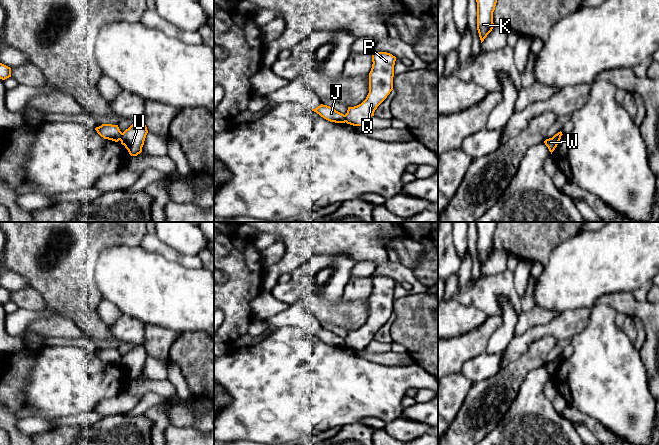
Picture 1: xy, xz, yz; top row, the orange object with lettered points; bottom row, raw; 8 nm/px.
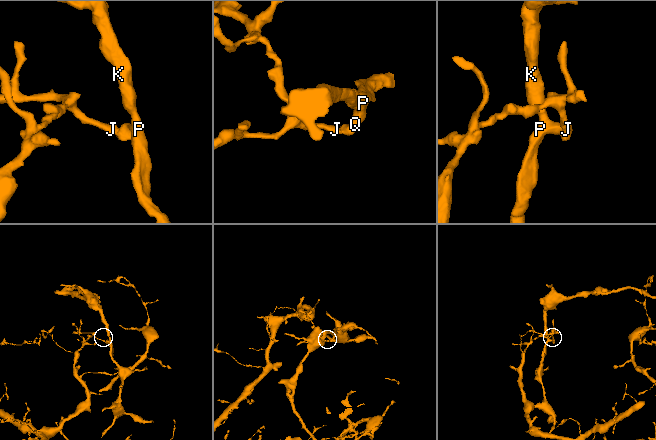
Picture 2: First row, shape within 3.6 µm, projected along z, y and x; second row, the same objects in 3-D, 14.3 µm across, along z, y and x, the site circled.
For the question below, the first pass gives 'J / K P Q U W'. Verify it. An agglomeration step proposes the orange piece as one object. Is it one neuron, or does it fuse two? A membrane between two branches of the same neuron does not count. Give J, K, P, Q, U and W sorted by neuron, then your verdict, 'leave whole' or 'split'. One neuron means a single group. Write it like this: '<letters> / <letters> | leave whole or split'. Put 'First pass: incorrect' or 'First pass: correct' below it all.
J / K P Q U W | split
First pass: correct

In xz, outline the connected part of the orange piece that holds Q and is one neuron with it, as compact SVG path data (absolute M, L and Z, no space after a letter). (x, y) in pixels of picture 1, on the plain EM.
M387 276L372 277L372 292L369 297L369 317L359 329L348 331L345 338L347 348L364 350L374 340L377 331L393 314L396 281Z

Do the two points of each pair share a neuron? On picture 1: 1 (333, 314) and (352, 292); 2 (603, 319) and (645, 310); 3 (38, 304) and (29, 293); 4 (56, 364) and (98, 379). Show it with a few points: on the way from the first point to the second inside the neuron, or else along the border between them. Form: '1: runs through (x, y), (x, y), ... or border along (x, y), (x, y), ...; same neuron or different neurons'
1: border along (343, 297), (347, 300), (363, 300), (368, 298); different neurons
2: border along (595, 304), (606, 304), (617, 313); different neurons
3: runs through (35, 301), (30, 296); same neuron
4: runs through (66, 374), (71, 379), (88, 379); same neuron

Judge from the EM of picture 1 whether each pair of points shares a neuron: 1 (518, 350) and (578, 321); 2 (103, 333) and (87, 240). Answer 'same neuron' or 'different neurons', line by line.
1: same neuron
2: same neuron

